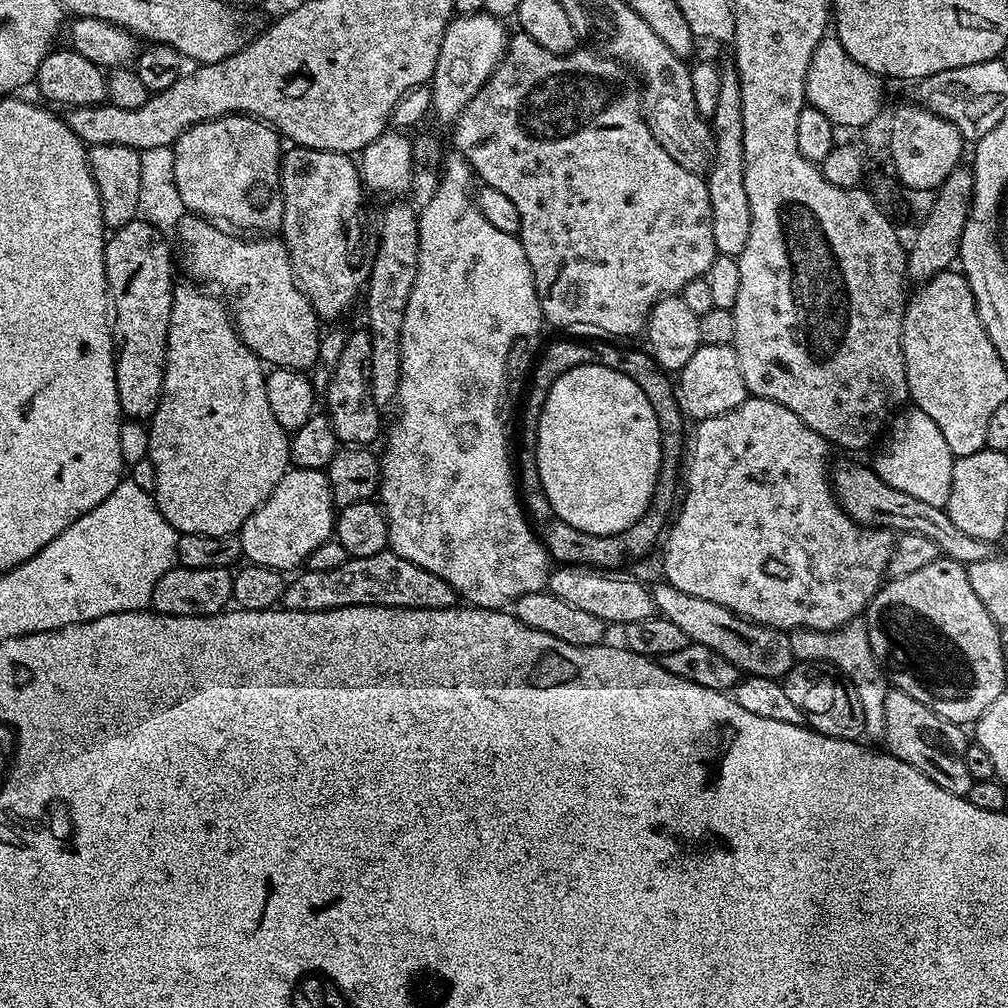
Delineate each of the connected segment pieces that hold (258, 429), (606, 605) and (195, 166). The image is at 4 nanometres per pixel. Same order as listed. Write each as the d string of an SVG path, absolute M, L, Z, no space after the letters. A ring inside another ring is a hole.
M177 283L172 289L172 309L170 310L170 326L168 327L168 353L164 355L164 381L160 405L148 424L148 459L154 462L154 474L158 474L158 486L155 490L158 510L174 526L177 533L214 534L215 536L230 536L239 533L240 527L266 502L266 498L278 486L284 473L290 467L288 459L289 433L278 426L278 418L274 418L274 410L270 410L270 398L266 398L266 368L260 357L253 354L250 346L242 342L236 331L234 317L225 301L219 295L205 290L199 283Z
M556 566L548 573L546 588L553 596L562 598L562 602L570 602L570 606L594 614L594 618L608 626L642 622L642 618L657 615L649 585L639 584L624 575L628 574L605 574L590 567Z
M223 116L190 126L171 147L174 183L182 206L191 215L203 216L244 234L279 233L284 226L280 144L280 133L255 116Z

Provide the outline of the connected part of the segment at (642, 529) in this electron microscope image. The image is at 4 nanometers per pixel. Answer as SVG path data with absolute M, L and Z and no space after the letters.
M592 338L584 343L584 352L592 352L592 356L584 356L584 361L594 366L606 366L610 370L618 370L630 378L630 382L638 382L642 394L650 398L650 406L654 406L654 418L658 418L658 430L660 431L660 445L662 446L662 458L660 459L660 473L656 479L656 489L652 495L652 501L648 503L648 508L626 530L614 534L616 544L620 544L620 570L627 569L631 564L639 562L643 556L651 554L661 543L664 535L664 511L668 513L667 500L672 500L674 495L673 476L682 469L682 461L686 456L686 436L684 440L684 424L686 417L684 411L678 406L676 389L669 373L665 372L647 351L639 352L636 348L619 348L619 343L605 342L600 338Z

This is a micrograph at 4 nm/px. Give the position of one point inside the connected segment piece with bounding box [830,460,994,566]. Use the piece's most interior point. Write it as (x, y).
(872, 503)

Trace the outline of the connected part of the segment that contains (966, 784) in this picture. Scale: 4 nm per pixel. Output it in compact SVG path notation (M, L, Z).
M899 690L889 691L885 702L885 736L887 751L897 756L902 762L914 766L930 782L938 782L942 790L950 790L950 794L967 796L972 785L970 770L966 770L966 750L970 743L964 737L965 729L959 724L951 724L934 714L932 708L922 706L910 694Z

